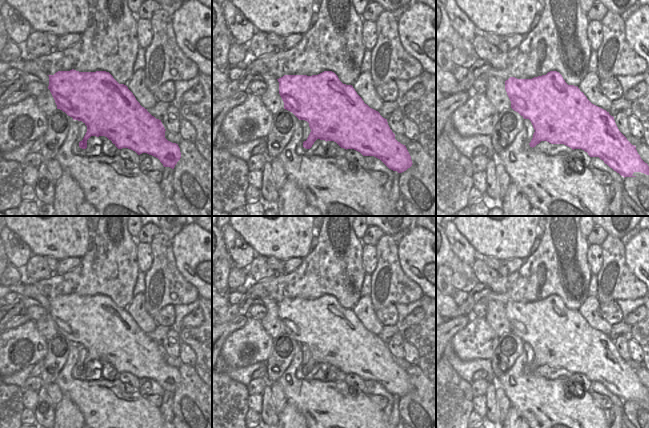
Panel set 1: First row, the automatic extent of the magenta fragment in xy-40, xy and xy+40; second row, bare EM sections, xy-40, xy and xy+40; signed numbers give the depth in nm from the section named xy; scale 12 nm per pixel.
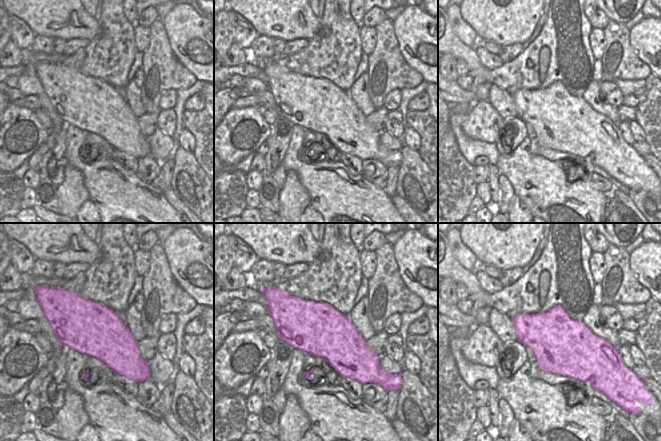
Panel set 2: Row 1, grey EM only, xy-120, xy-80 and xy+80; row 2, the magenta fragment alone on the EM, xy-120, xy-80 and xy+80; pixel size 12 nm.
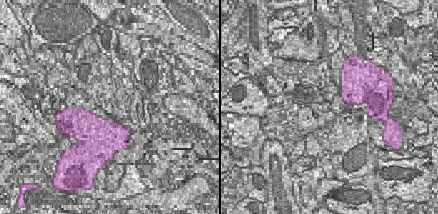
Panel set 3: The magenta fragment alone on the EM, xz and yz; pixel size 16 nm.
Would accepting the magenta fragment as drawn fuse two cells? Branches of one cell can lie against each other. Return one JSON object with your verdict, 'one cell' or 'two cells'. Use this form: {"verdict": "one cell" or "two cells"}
{"verdict": "two cells"}

